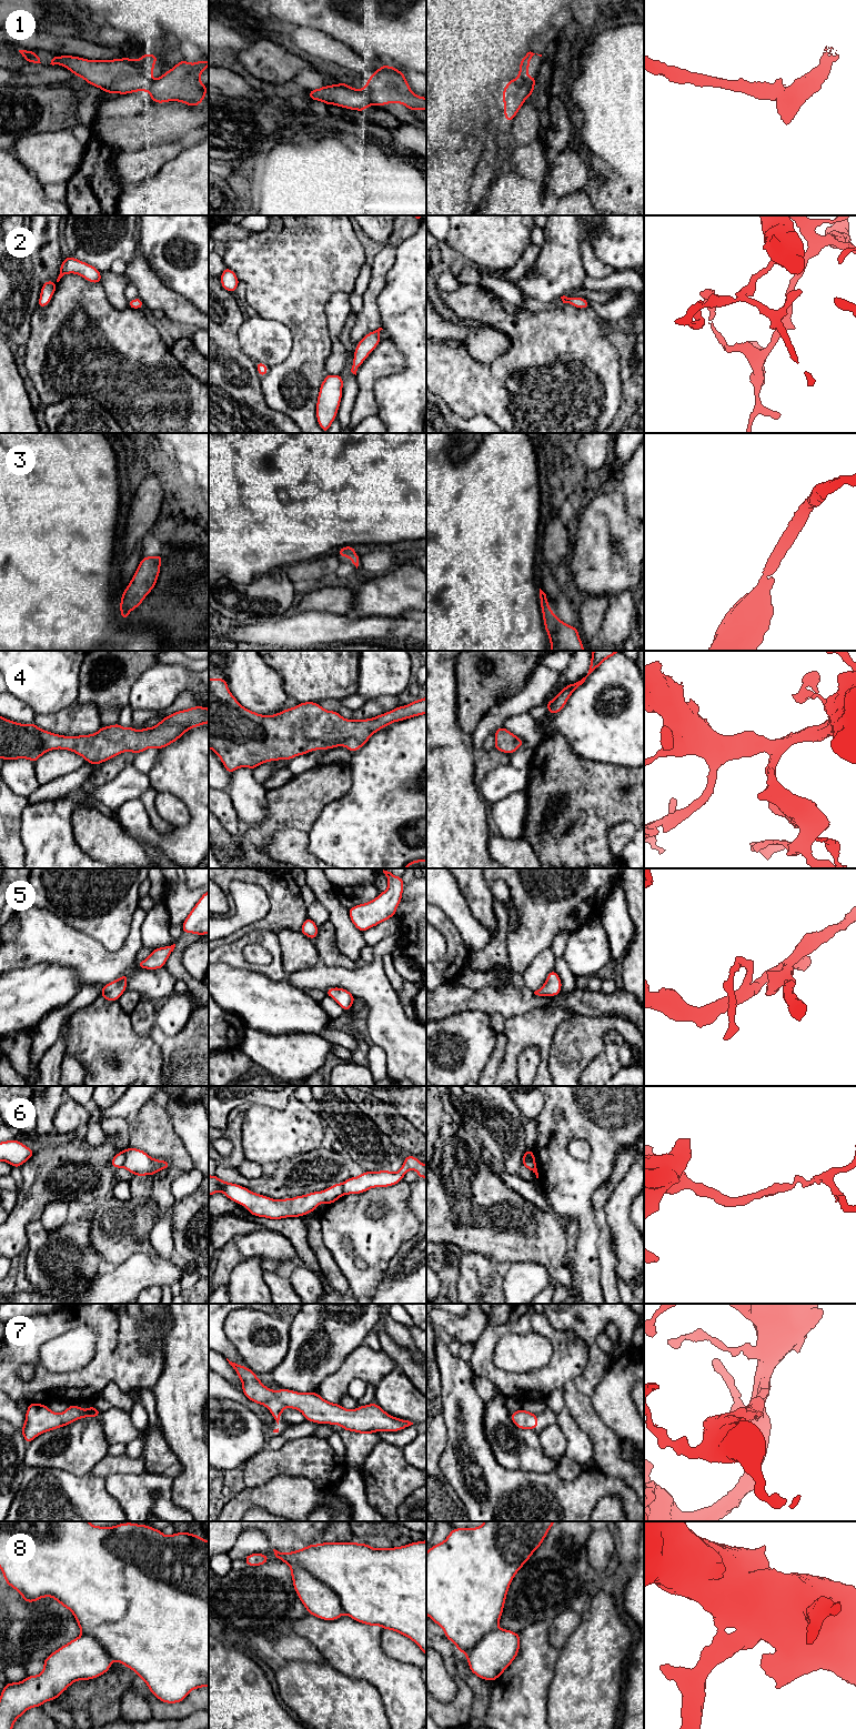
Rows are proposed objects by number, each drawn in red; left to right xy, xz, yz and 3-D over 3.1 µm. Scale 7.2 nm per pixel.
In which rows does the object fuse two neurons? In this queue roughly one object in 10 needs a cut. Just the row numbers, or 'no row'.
1, 6

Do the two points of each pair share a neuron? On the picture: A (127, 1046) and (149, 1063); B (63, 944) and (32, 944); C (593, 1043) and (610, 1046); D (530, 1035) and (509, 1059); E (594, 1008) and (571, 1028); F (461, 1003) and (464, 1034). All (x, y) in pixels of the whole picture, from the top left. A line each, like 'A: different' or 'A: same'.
A: same
B: same
C: different
D: same
E: different
F: different

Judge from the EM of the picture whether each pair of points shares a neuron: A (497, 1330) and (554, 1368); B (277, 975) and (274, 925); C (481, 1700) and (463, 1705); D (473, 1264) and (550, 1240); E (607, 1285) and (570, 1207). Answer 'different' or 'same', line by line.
A: same
B: different
C: different
D: different
E: different

